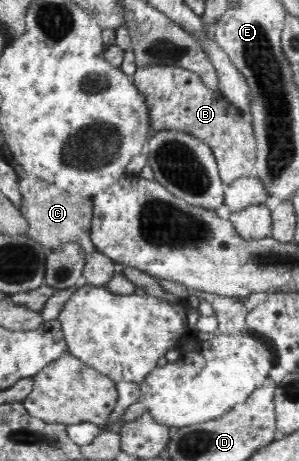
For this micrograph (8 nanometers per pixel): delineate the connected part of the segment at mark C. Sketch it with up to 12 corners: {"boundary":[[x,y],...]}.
{"boundary":[[20,176],[27,235],[49,251],[90,237],[92,197]]}

